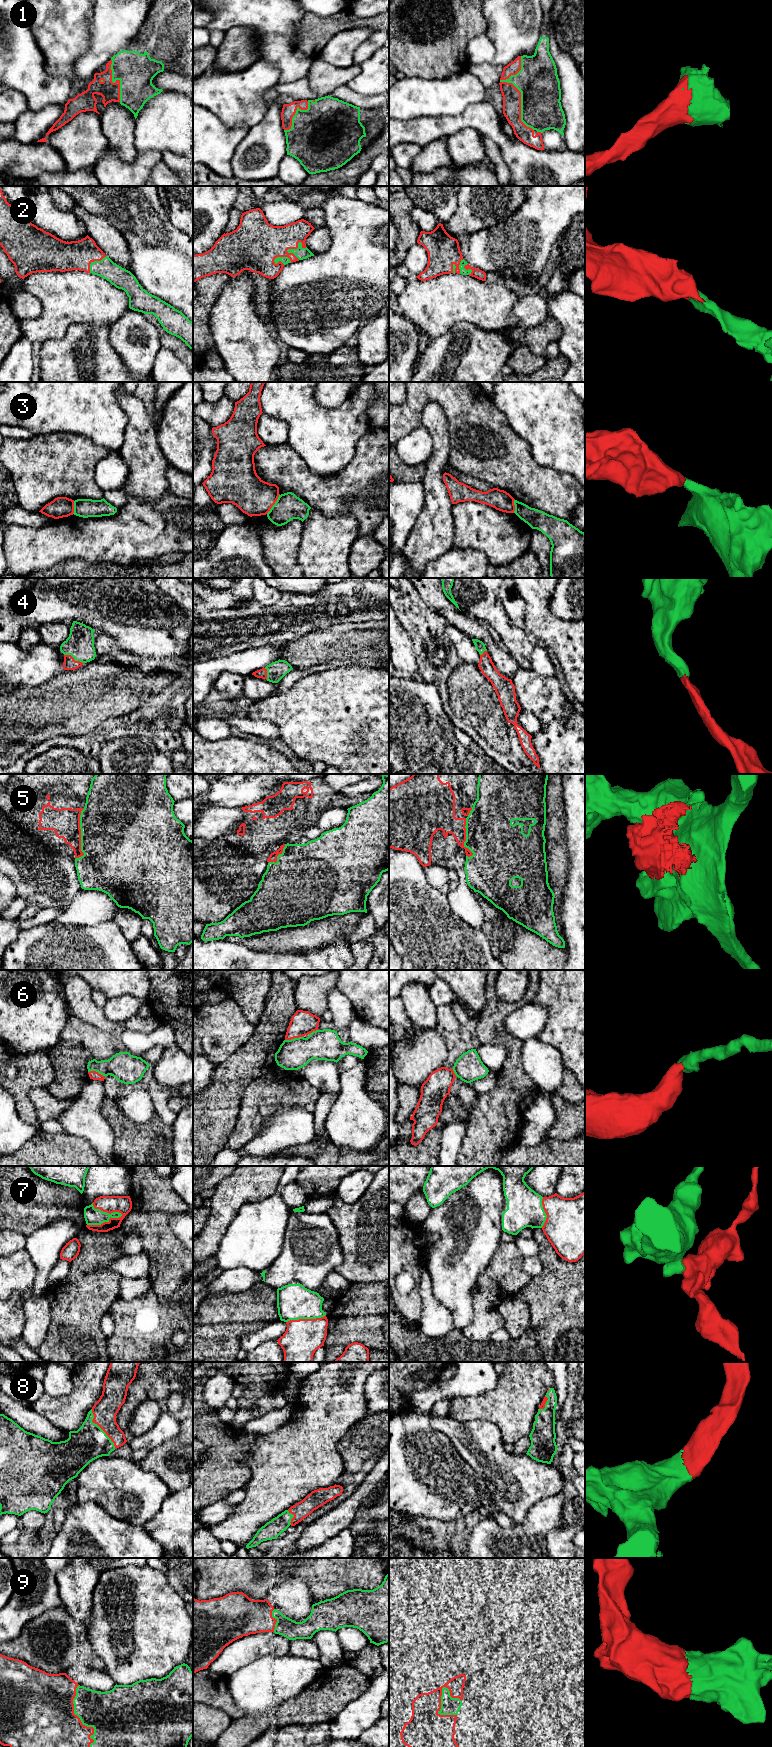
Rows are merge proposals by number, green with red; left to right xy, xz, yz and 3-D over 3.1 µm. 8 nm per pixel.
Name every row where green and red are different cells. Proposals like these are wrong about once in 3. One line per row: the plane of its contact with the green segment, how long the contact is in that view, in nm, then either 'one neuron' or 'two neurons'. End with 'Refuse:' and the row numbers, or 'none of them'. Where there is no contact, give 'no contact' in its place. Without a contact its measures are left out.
1: contact in yz; length 600 nm; one neuron
2: contact in xz; length 170 nm; one neuron
3: contact in xz; length 190 nm; one neuron
4: contact in xy; length 180 nm; one neuron
5: contact in xy; length 420 nm; two neurons
6: contact in xz; length 150 nm; one neuron
7: contact in xy; length 300 nm; one neuron
8: contact in xy; length 380 nm; one neuron
9: contact in xy; length 500 nm; one neuron
Refuse: 5

